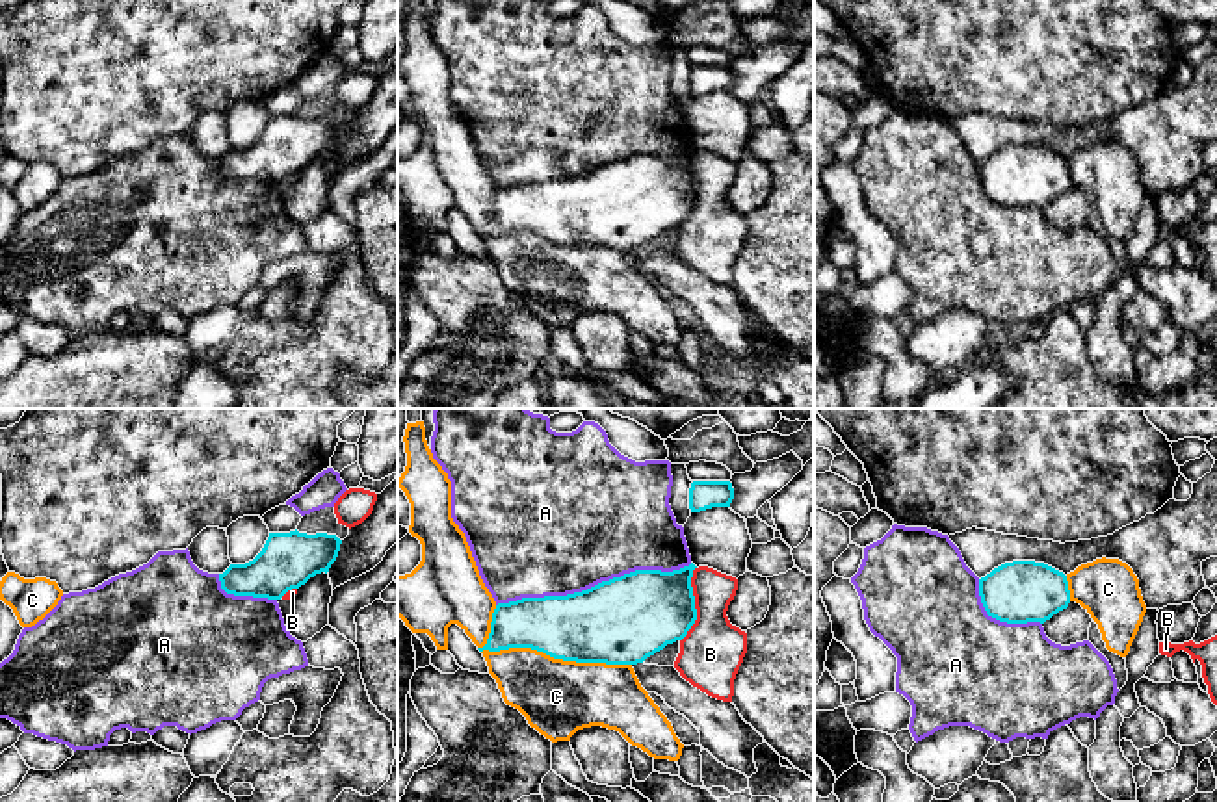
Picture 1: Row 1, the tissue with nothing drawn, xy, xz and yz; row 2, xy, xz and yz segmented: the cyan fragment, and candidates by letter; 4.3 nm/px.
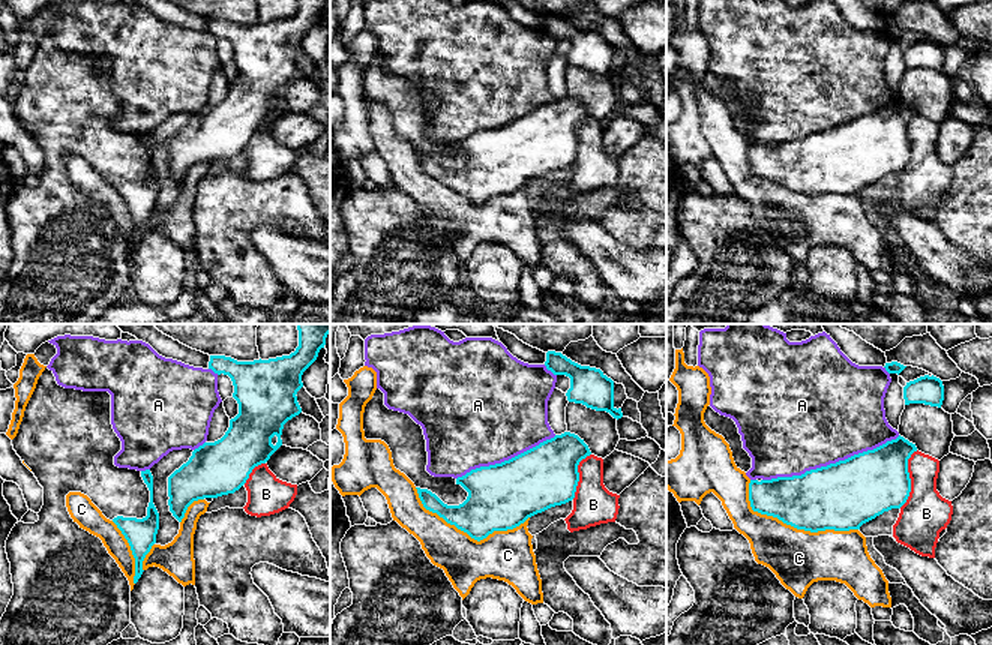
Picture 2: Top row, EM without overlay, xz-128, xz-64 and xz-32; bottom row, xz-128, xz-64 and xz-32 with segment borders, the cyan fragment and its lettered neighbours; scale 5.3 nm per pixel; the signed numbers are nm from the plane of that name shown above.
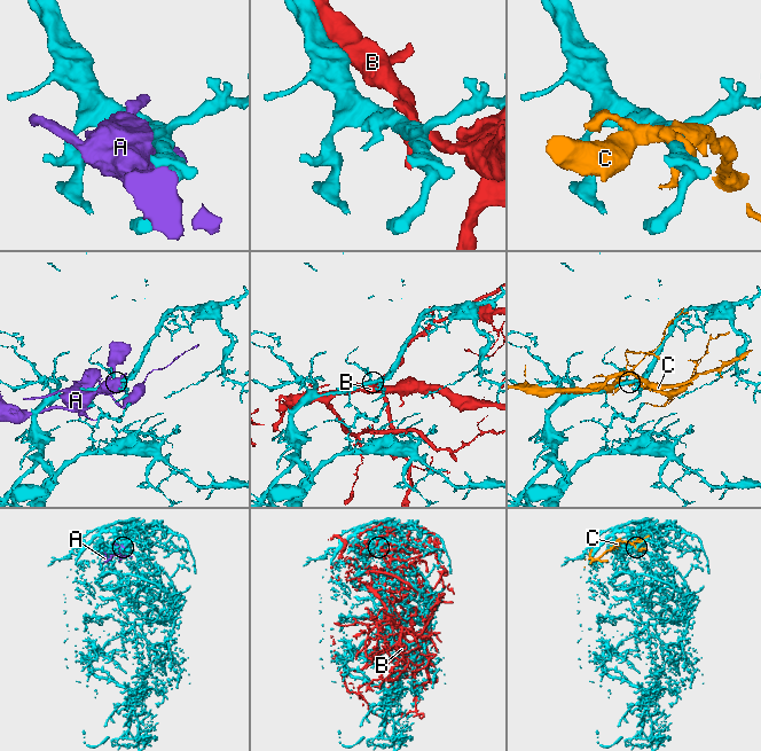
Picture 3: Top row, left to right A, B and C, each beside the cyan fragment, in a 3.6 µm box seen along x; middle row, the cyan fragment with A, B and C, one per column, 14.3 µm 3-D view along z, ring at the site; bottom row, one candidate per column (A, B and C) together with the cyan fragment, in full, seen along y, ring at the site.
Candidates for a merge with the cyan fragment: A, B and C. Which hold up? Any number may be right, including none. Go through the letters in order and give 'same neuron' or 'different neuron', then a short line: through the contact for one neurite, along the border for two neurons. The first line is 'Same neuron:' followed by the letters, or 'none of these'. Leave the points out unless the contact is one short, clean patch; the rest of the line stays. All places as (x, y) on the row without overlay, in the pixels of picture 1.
Same neuron: none of these
A: different neuron
B: different neuron
C: different neuron

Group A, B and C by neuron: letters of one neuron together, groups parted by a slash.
A / B / C

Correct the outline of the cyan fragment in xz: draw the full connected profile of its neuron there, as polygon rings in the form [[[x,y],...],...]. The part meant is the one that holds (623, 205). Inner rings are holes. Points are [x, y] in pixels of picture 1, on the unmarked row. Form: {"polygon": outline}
{"polygon": [[[695,152],[635,154],[567,180],[498,188],[487,228],[478,234],[531,232],[576,247],[643,247],[695,208]]]}

